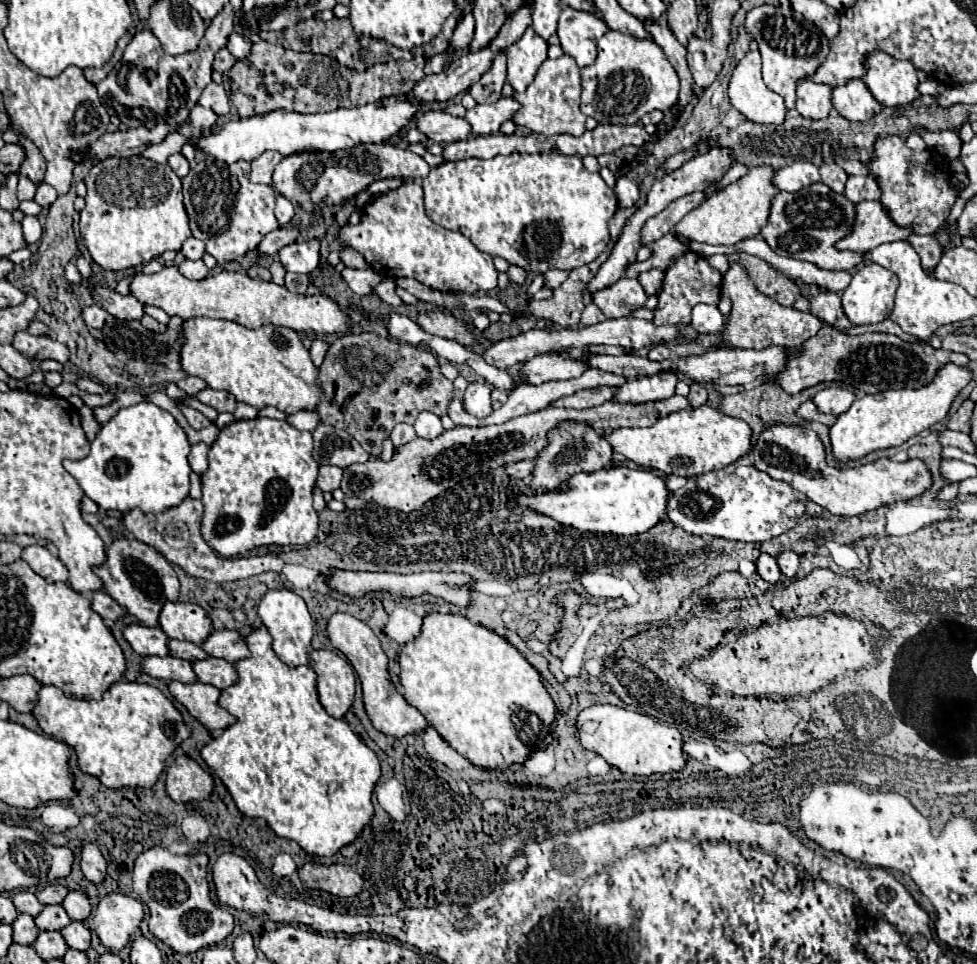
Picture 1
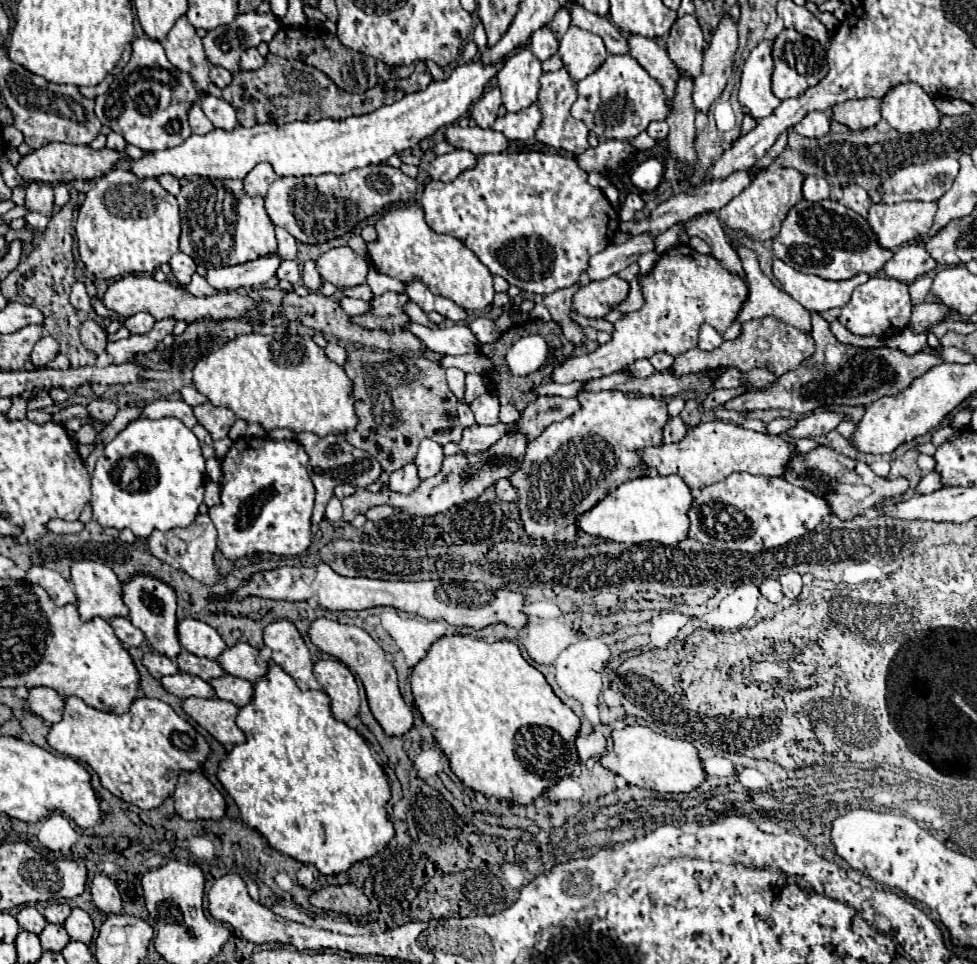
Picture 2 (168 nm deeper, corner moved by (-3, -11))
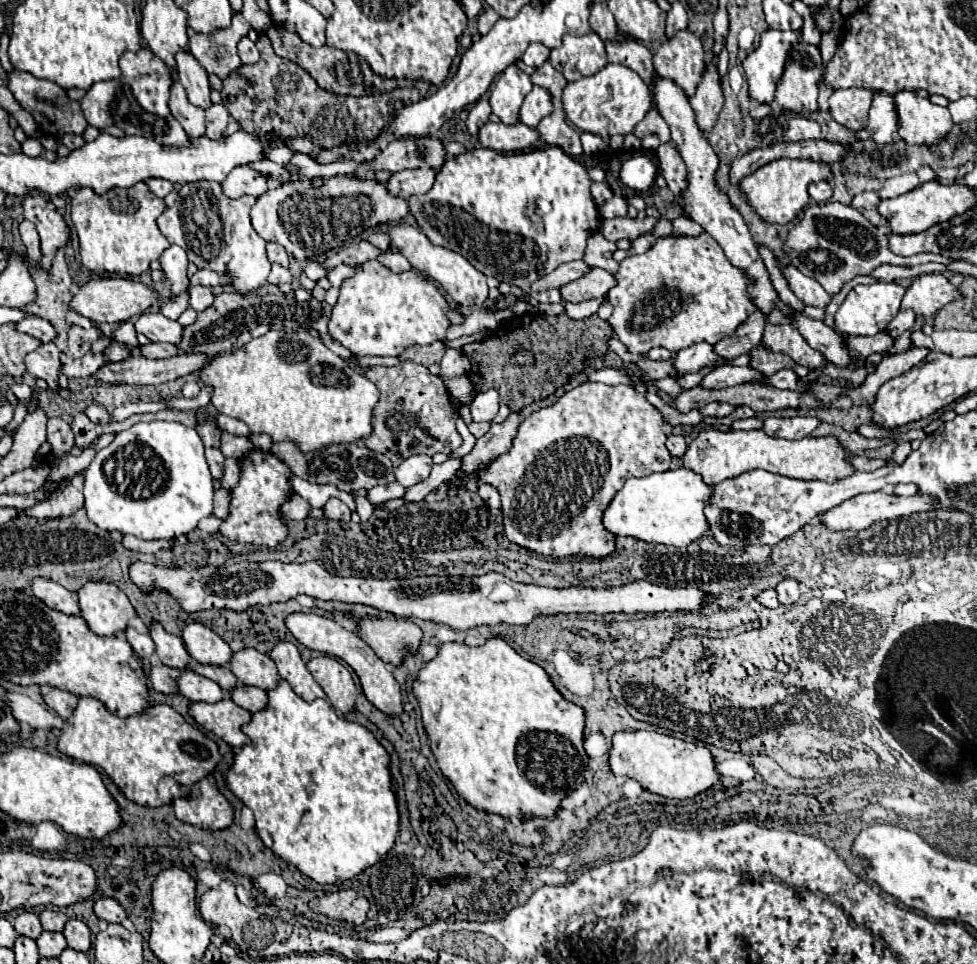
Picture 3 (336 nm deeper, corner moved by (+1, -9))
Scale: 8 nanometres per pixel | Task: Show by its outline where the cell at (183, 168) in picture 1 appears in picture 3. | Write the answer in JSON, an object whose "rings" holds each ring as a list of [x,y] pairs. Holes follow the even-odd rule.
{"rings":[[[148,179],[148,181],[144,181],[148,187],[150,187],[150,191],[154,193],[154,195],[158,195],[158,197],[166,197],[172,189],[174,189],[174,185],[170,183],[170,181],[164,181],[164,179]]]}

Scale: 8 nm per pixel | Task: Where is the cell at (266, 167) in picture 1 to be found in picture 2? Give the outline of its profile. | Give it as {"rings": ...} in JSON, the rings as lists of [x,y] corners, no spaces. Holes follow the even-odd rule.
{"rings":[[[258,163],[244,179],[244,191],[246,195],[260,195],[264,197],[268,193],[268,187],[278,179],[278,175],[272,171],[270,163]]]}

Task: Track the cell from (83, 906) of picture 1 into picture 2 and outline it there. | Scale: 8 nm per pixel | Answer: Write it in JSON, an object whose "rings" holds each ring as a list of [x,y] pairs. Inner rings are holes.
{"rings":[[[78,907],[72,909],[72,915],[66,919],[64,929],[68,931],[72,941],[82,941],[86,945],[90,945],[90,941],[94,937],[94,925],[92,925],[90,915]]]}

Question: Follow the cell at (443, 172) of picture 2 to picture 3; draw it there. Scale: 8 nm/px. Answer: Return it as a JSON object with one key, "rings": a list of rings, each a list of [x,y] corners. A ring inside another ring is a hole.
{"rings":[[[406,169],[394,173],[388,179],[388,189],[392,195],[400,195],[404,199],[420,193],[428,193],[436,181],[440,169]]]}

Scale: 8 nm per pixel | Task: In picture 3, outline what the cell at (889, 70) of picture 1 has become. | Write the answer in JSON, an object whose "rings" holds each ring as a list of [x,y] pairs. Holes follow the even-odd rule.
{"rings":[[[914,91],[894,93],[892,101],[900,123],[898,135],[910,145],[932,145],[954,127],[946,107],[932,105]]]}

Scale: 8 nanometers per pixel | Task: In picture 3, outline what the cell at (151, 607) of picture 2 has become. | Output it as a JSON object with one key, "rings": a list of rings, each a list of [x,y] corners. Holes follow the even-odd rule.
{"rings":[[[154,621],[150,625],[150,637],[154,639],[156,643],[156,653],[160,657],[160,661],[168,667],[174,667],[174,669],[184,669],[190,661],[190,655],[188,651],[184,649],[184,641],[182,637],[178,635],[172,635],[168,633],[158,621]]]}

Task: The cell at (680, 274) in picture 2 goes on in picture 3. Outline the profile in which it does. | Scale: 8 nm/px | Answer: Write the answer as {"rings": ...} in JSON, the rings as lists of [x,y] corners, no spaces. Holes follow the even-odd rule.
{"rings":[[[708,233],[700,237],[660,237],[650,251],[620,261],[614,277],[618,283],[608,293],[614,307],[608,323],[634,355],[646,355],[652,347],[678,353],[698,341],[714,345],[730,337],[756,311],[748,297],[748,279],[730,265]]]}

